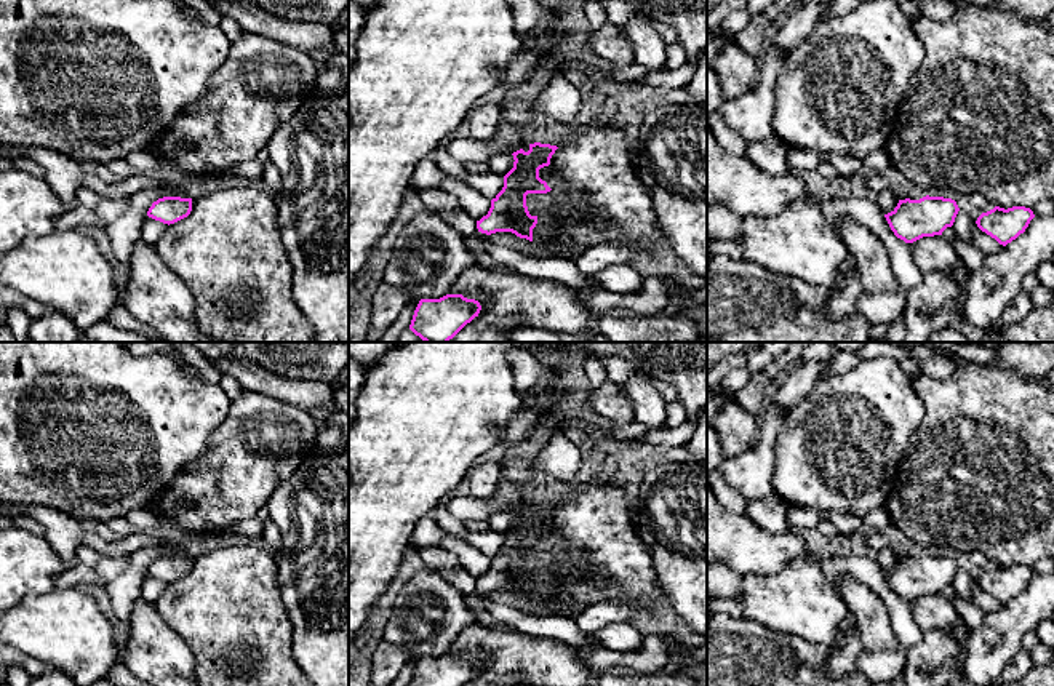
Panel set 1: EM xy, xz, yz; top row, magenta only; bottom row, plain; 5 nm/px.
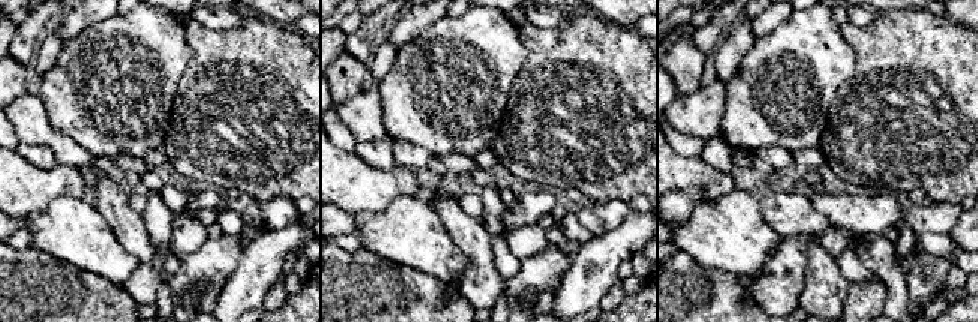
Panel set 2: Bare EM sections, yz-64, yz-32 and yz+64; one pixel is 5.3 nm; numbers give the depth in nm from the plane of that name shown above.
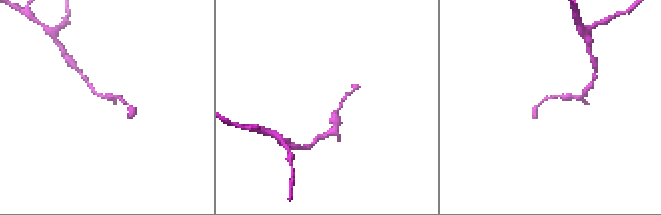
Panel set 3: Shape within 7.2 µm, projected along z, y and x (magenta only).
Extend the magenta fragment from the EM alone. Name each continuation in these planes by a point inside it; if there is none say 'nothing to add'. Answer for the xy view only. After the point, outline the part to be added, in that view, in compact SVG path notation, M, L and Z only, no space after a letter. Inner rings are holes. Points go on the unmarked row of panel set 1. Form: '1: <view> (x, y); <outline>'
nothing to add

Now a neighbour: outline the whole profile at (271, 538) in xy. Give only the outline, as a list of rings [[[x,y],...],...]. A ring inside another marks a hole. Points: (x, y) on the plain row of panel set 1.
[[[270,518],[264,521],[264,529],[261,536],[261,542],[272,550],[273,553],[280,550],[281,547],[281,534],[275,521]]]

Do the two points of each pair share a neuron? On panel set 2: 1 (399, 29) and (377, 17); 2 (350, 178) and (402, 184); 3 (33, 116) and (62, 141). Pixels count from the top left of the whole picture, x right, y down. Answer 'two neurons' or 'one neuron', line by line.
1: two neurons
2: one neuron
3: one neuron

